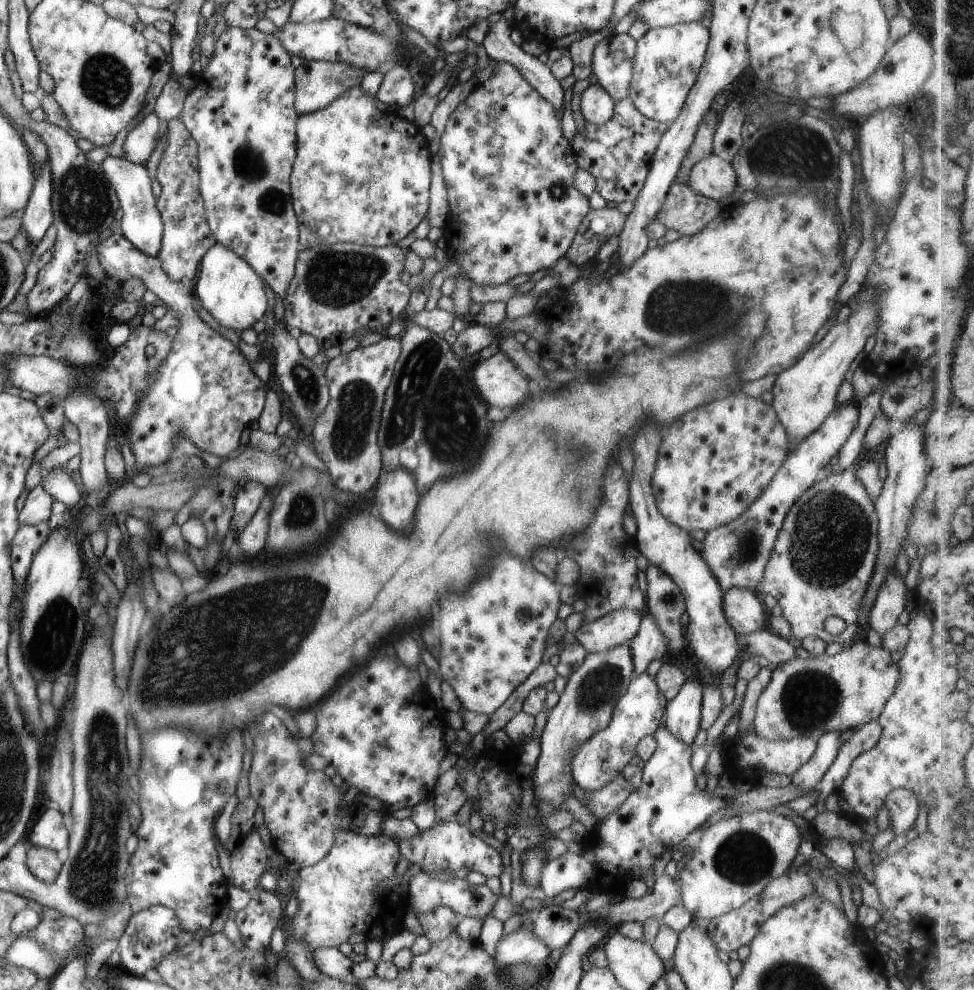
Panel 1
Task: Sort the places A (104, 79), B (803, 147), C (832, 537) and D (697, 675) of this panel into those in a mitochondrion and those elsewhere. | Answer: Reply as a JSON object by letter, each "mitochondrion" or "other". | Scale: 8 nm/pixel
{"A":"mitochondrion","B":"mitochondrion","C":"mitochondrion","D":"other"}

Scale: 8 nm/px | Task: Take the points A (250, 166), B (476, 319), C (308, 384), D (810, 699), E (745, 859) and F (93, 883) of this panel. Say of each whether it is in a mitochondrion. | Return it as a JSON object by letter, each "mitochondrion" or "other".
{"A":"mitochondrion","B":"other","C":"mitochondrion","D":"mitochondrion","E":"mitochondrion","F":"mitochondrion"}

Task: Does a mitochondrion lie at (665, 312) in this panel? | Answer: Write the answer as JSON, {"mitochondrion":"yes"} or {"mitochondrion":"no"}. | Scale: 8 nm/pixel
{"mitochondrion":"yes"}

